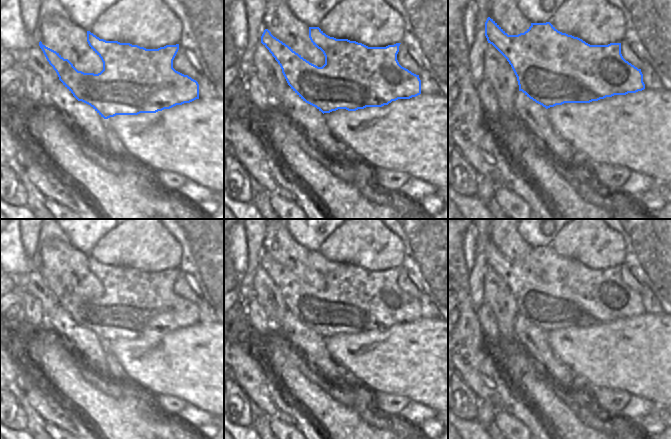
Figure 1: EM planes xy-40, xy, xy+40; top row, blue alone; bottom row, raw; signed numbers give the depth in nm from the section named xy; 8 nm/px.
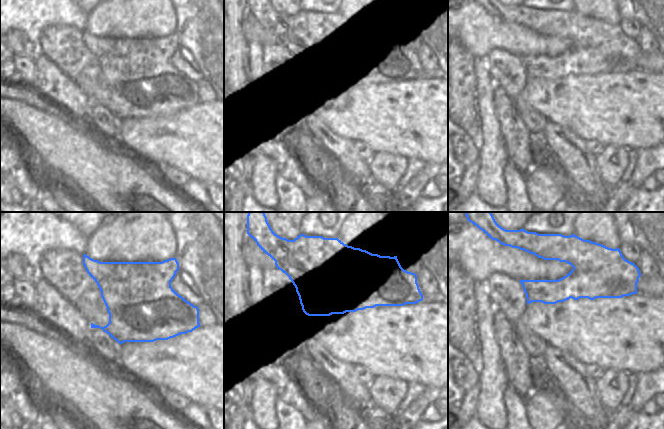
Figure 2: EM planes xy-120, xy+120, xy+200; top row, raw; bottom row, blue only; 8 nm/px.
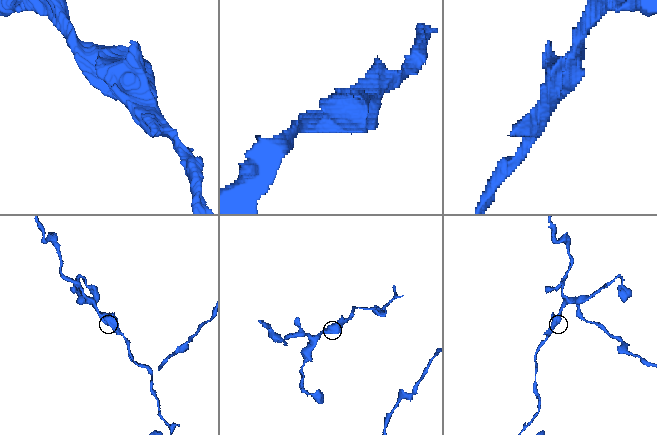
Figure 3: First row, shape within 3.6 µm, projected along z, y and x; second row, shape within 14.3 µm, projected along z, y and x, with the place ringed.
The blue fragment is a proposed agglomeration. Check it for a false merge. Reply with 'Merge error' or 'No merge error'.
Merge error.

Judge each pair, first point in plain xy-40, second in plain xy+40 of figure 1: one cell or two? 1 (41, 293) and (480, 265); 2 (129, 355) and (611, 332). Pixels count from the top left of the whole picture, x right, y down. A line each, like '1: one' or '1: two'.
1: two
2: one

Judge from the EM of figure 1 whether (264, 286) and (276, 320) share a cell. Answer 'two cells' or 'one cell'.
one cell

